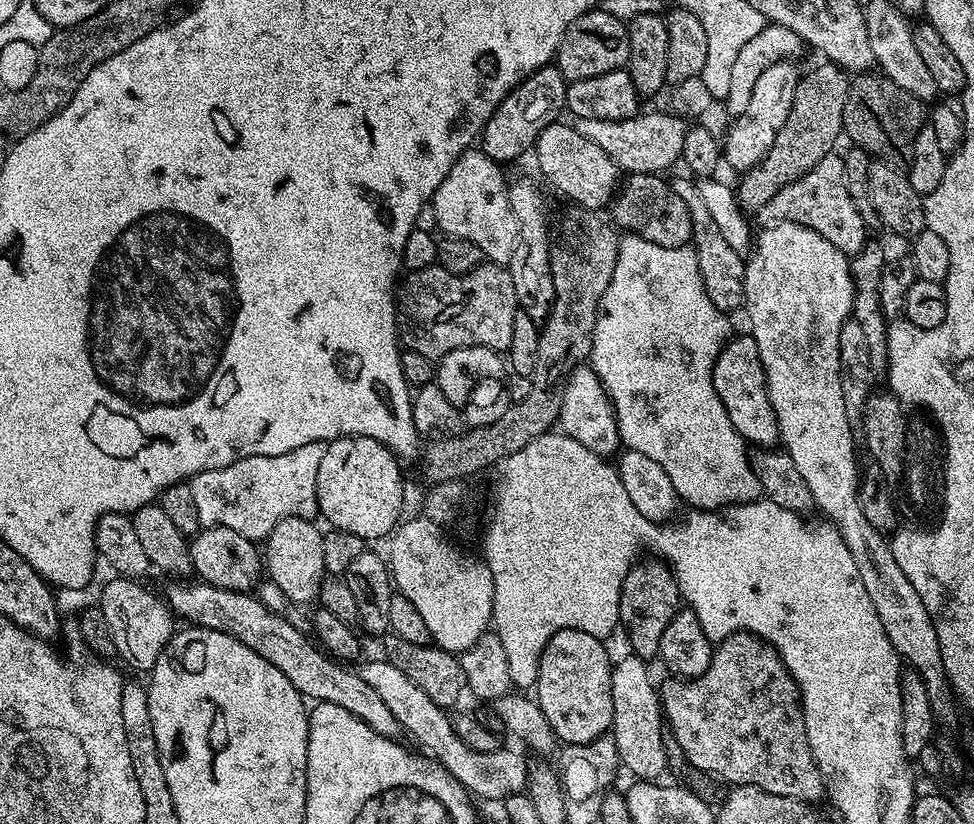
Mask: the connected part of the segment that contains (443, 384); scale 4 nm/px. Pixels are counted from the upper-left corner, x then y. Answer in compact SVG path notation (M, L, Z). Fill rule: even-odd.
M482 346L459 348L438 361L434 383L459 410L465 425L489 424L494 418L502 418L510 403L504 368L506 372L506 360L501 353Z

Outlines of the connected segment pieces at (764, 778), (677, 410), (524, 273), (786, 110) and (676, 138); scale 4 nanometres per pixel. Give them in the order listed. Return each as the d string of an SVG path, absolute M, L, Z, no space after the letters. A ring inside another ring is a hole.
M747 630L735 632L715 645L710 666L703 674L695 680L676 678L671 682L659 689L662 716L667 727L674 730L674 738L678 738L686 758L698 770L708 772L728 786L761 788L782 798L805 802L825 799L826 781L812 761L800 690L772 645Z
M628 234L625 237L620 240L614 274L606 286L606 294L602 294L600 299L600 309L596 315L594 342L592 343L592 355L590 357L590 367L599 376L608 392L609 399L612 401L621 445L624 448L638 450L638 454L646 454L646 458L658 462L658 466L662 466L662 470L666 470L670 482L674 482L674 490L680 495L681 501L685 505L692 504L688 506L693 509L715 510L726 508L729 504L749 504L751 500L761 499L760 483L752 469L749 445L738 434L738 430L734 430L734 422L730 422L730 418L726 414L726 406L722 406L722 398L718 398L718 394L712 385L712 367L716 361L716 356L724 349L724 345L730 336L730 331L728 332L729 317L716 308L714 302L710 302L710 298L702 286L702 274L698 270L696 252L690 246L671 248L670 246L658 246L654 242L646 242L646 238L641 236Z
M528 178L512 180L508 186L510 210L517 213L518 242L514 246L514 254L510 254L510 262L506 265L510 278L514 278L514 294L519 311L530 314L537 322L544 321L554 302L554 278L550 274L550 224L544 221L544 212L540 207L544 200L535 184Z
M779 60L774 66L762 70L758 82L754 82L754 90L746 102L746 110L731 121L732 129L728 137L722 140L722 160L725 165L743 174L752 169L762 158L766 158L766 150L774 146L774 138L778 138L778 130L786 122L790 114L790 102L794 102L794 90L798 86L802 72L796 69L797 65L791 60Z
M667 111L646 112L625 120L599 120L578 116L575 117L574 126L578 134L590 138L594 146L598 146L603 153L610 154L610 158L619 166L621 173L664 174L675 160L679 161L683 157L682 142L686 138L689 125L681 117Z

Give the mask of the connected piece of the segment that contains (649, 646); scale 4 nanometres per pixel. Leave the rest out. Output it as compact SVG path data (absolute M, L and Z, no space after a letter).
M656 558L641 559L628 569L624 584L620 587L619 627L628 635L628 644L633 653L646 662L651 661L660 651L662 634L670 626L670 618L682 607L682 597L672 570L667 564Z

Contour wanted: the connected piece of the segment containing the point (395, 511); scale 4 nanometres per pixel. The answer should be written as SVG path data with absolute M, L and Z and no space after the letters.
M342 436L328 444L326 454L318 465L319 515L329 520L333 529L358 534L365 542L379 536L387 537L401 523L400 511L404 508L404 476L400 473L401 461L382 442L369 436Z

